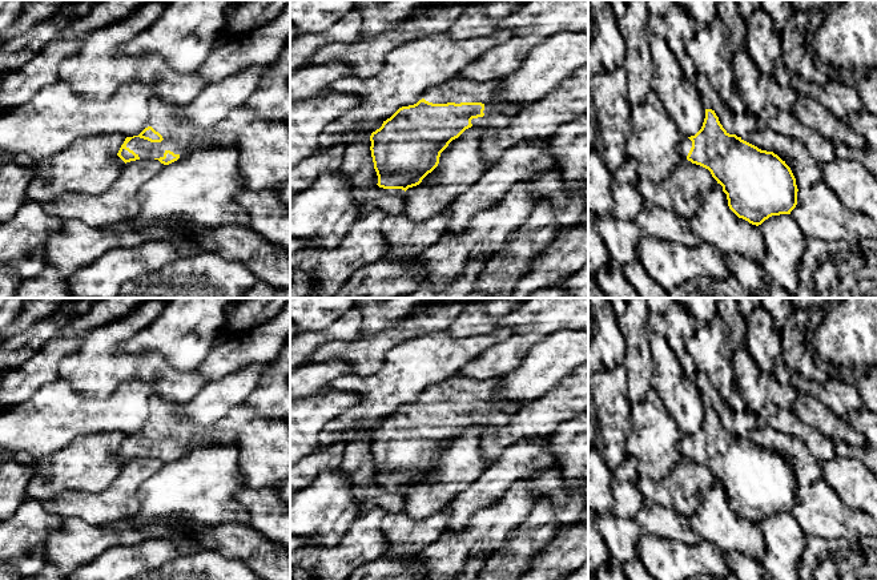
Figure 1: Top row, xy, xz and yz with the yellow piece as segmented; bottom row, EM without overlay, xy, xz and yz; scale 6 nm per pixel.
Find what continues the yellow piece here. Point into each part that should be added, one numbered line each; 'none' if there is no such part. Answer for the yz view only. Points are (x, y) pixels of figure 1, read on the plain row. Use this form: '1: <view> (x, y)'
1: yz (684, 444)

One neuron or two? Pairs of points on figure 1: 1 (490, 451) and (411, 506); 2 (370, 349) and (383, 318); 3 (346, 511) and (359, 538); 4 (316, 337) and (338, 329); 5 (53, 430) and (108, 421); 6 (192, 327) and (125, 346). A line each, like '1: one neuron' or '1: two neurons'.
1: two neurons
2: two neurons
3: two neurons
4: one neuron
5: one neuron
6: one neuron

